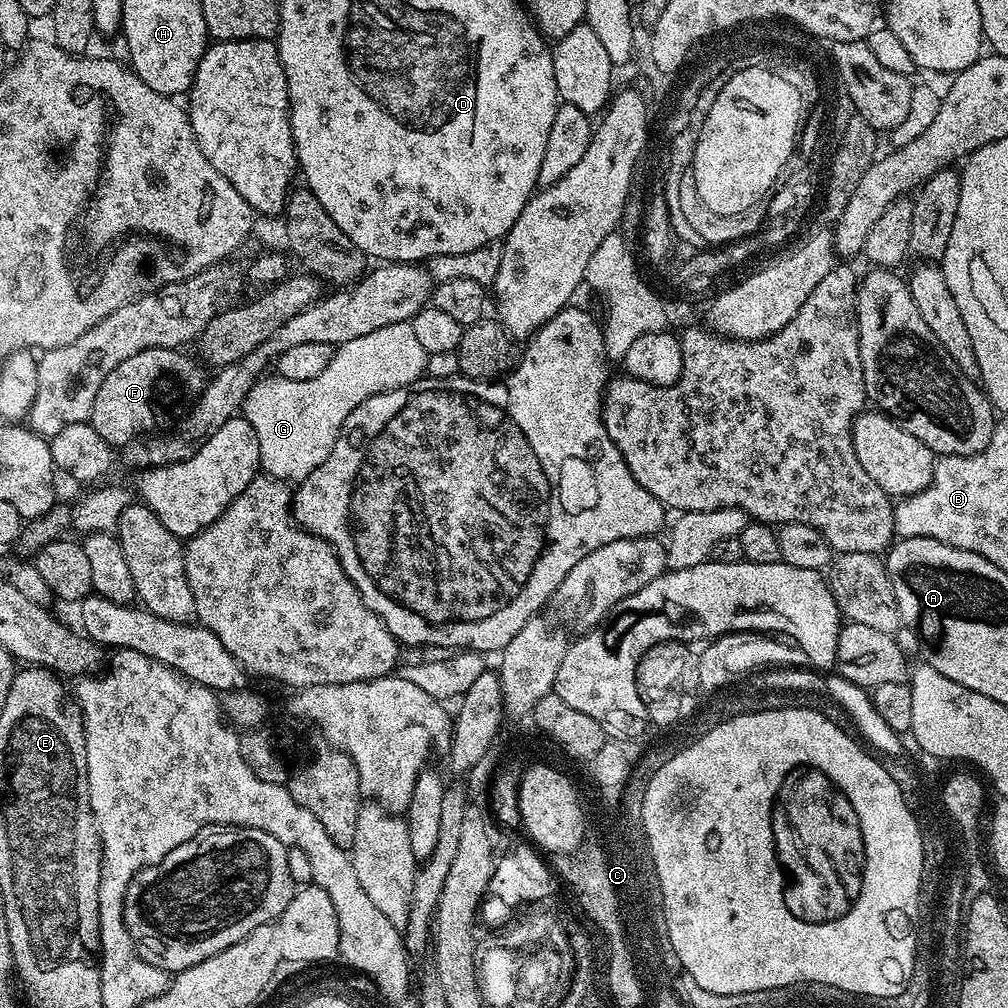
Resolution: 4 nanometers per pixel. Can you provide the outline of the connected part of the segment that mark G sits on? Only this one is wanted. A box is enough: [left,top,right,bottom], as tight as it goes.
[242,323,428,482]

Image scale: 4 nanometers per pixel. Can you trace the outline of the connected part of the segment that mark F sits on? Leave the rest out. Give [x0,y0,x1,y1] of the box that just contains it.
[90,348,206,446]

